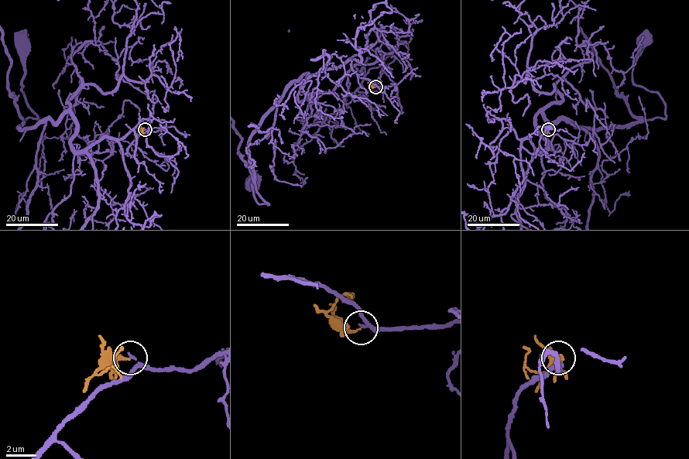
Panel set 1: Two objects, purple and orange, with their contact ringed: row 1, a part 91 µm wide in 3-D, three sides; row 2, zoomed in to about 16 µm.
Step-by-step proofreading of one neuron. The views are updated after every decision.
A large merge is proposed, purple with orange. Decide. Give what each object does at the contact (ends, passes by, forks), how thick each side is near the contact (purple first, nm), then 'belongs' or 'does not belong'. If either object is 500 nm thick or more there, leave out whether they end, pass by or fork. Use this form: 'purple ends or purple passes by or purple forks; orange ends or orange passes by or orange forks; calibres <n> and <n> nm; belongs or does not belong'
purple passes by; orange ends; calibres 170 and 200 nm; does not belong

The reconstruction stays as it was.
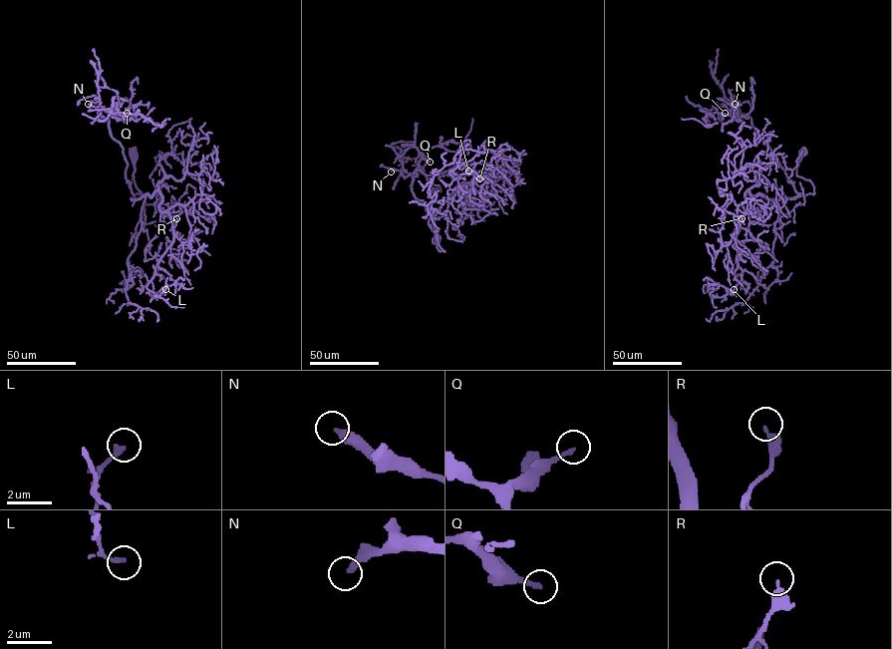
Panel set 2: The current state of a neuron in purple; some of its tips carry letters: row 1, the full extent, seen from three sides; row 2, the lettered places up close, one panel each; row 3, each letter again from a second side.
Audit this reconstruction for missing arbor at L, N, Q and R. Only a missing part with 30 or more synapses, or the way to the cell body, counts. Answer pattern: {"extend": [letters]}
{"extend": ["N"]}

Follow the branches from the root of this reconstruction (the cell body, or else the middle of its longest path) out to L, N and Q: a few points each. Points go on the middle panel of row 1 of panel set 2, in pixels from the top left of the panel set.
L: (435, 238), (445, 251), (435, 216), (476, 173), (449, 171), (462, 162), (468, 170)
N: (435, 238), (438, 233), (437, 246), (445, 251), (429, 225), (424, 201), (412, 190), (412, 174), (391, 171)
Q: (435, 238), (438, 233), (437, 246), (445, 251), (429, 225), (424, 201), (412, 188), (419, 162), (430, 162)

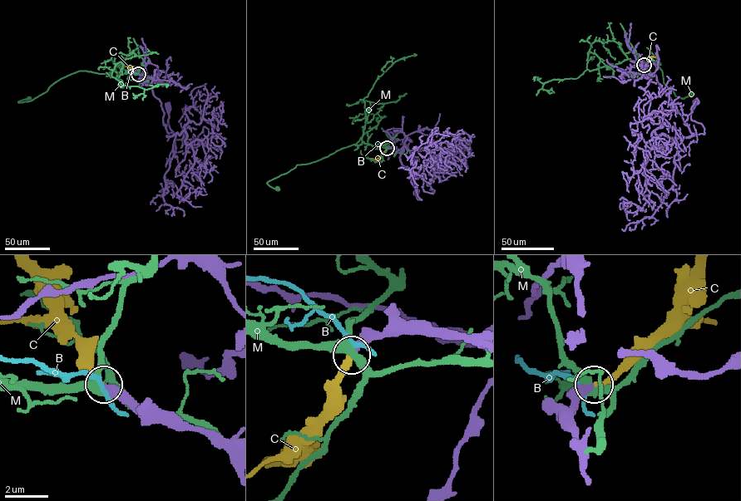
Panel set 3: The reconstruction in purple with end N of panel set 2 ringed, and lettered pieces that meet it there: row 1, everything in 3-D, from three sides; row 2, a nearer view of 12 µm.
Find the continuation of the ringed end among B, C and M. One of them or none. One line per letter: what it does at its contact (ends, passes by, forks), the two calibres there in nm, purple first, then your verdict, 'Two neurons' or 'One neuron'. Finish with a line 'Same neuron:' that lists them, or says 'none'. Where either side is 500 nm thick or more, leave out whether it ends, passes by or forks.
B: Thickness 550 nm (purple) against 180 nm. Two neurons
C: It ends there. Thickness 400 nm (purple) against 280 nm. One neuron
M: It forks there. Thickness 440 nm (purple) against 400 nm. Two neurons
Same neuron: C

